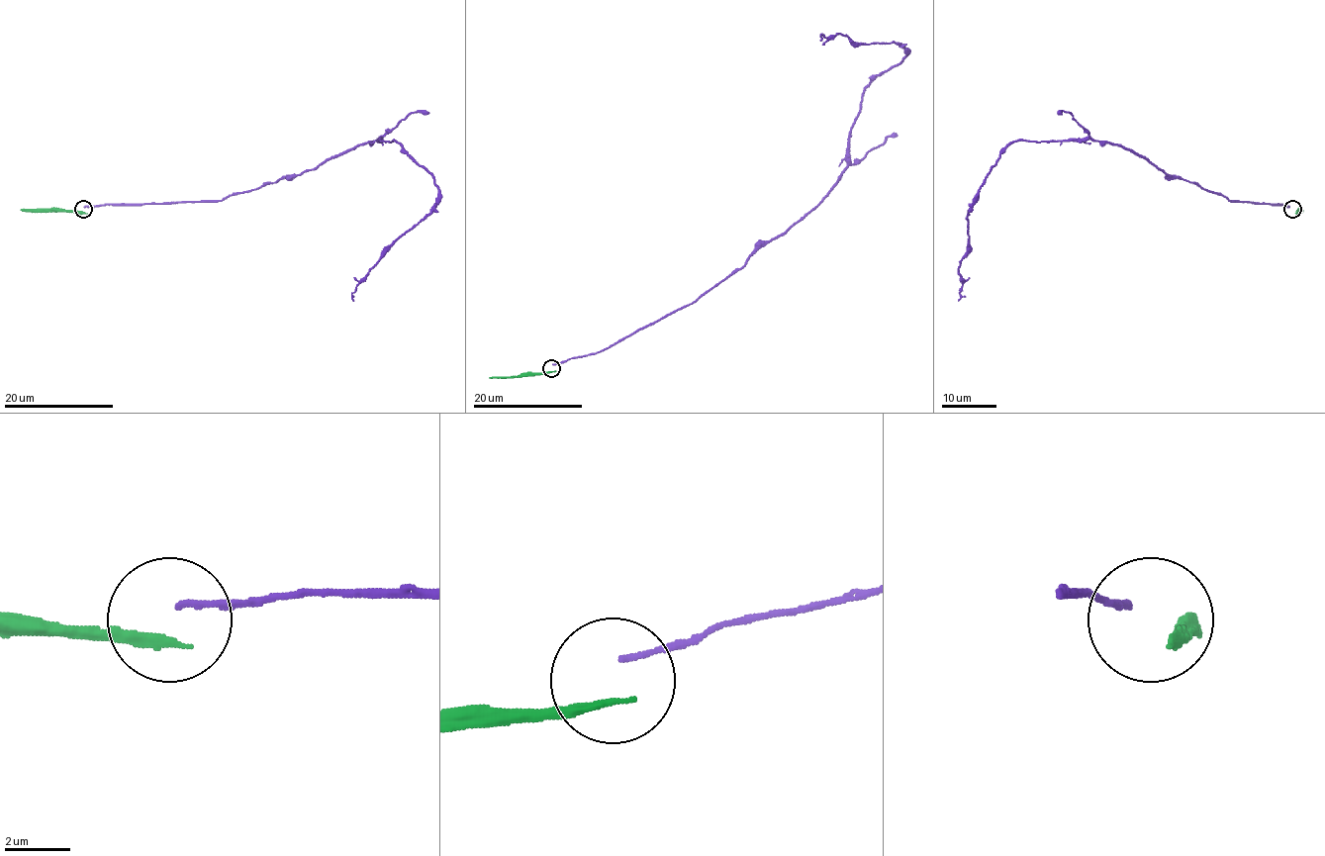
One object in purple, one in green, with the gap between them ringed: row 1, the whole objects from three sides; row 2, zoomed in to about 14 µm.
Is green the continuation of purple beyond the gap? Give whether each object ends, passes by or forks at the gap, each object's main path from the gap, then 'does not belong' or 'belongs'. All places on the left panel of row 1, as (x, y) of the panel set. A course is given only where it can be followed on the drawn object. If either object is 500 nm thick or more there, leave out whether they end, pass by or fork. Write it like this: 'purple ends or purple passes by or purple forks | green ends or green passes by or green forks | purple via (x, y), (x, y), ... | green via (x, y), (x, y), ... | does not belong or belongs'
purple ends | green ends | purple via (84, 207), (219, 201), (394, 140), (431, 175), (438, 201), (370, 269), (354, 301) | green via (82, 211), (21, 210) | does not belong

